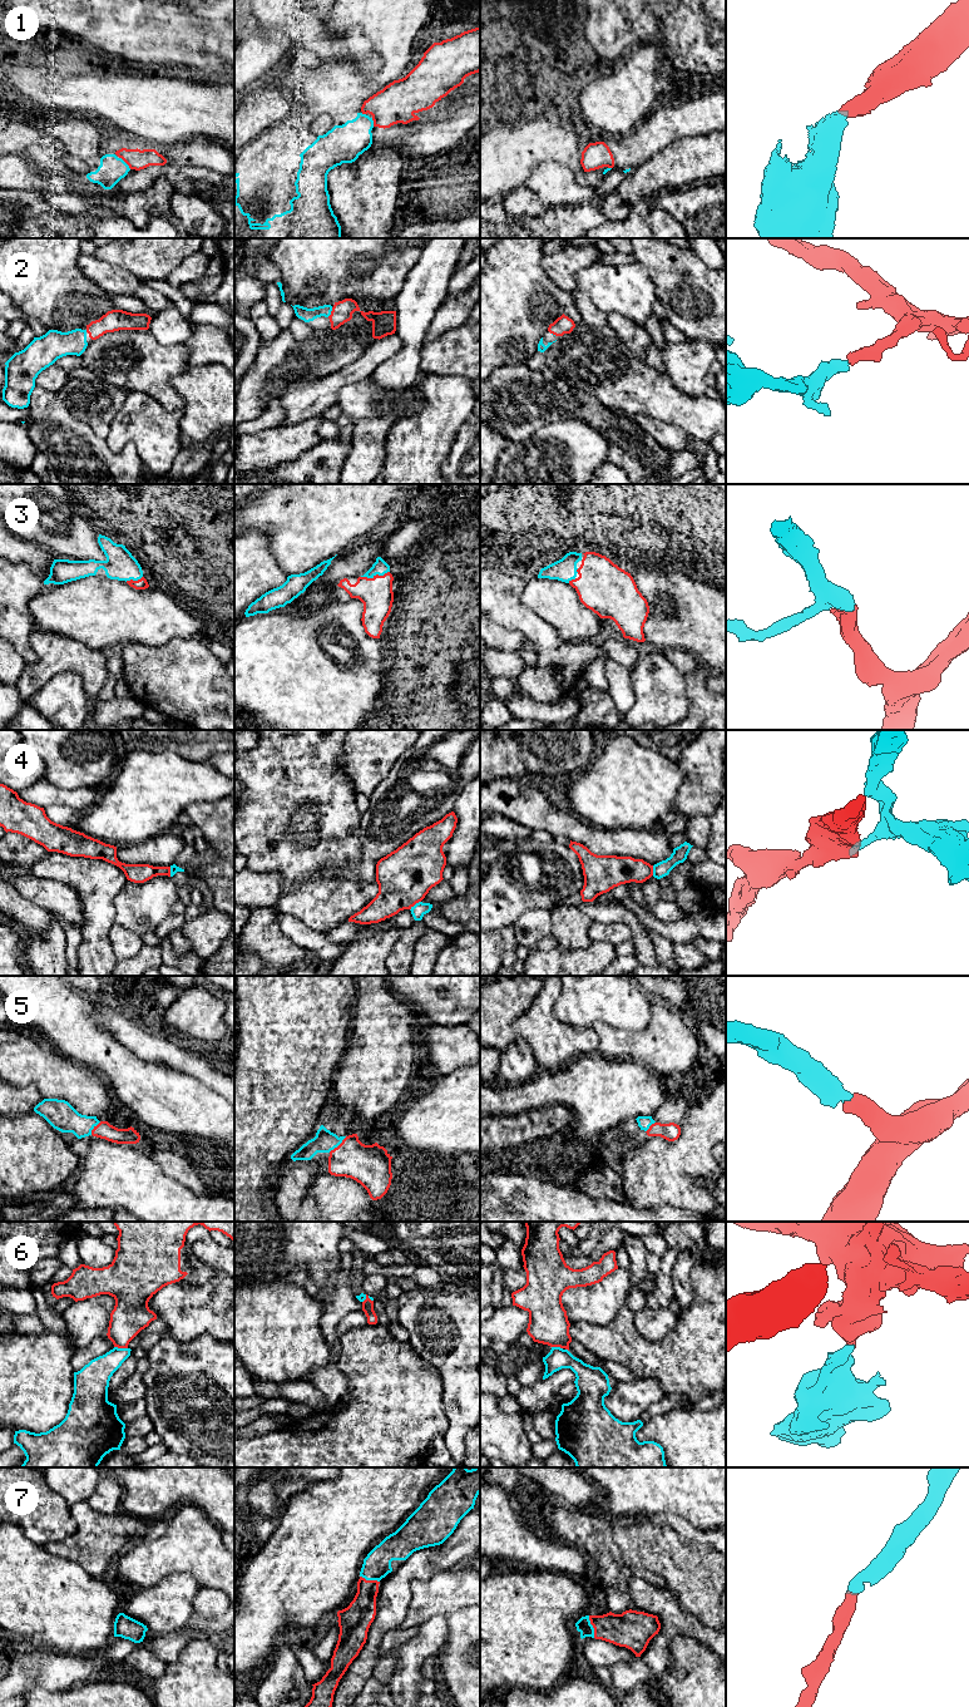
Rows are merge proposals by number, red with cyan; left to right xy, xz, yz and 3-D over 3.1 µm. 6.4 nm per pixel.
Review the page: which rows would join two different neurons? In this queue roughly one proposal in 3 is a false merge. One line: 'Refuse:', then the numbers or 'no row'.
Refuse: 1, 4, 6

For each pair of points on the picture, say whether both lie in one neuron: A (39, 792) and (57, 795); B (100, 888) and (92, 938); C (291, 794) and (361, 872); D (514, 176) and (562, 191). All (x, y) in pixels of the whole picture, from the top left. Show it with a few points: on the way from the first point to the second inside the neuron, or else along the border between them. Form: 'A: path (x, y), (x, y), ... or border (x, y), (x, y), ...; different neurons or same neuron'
A: path (43, 794), (53, 795); same neuron
B: path (98, 901), (98, 921), (95, 926); same neuron
C: border (360, 837), (360, 861), (354, 867), (327, 868); different neurons
D: border (552, 163), (538, 164), (524, 183); different neurons

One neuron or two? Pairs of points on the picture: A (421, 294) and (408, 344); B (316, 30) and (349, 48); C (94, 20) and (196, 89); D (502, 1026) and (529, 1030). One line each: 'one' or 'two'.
A: one
B: one
C: two
D: two

